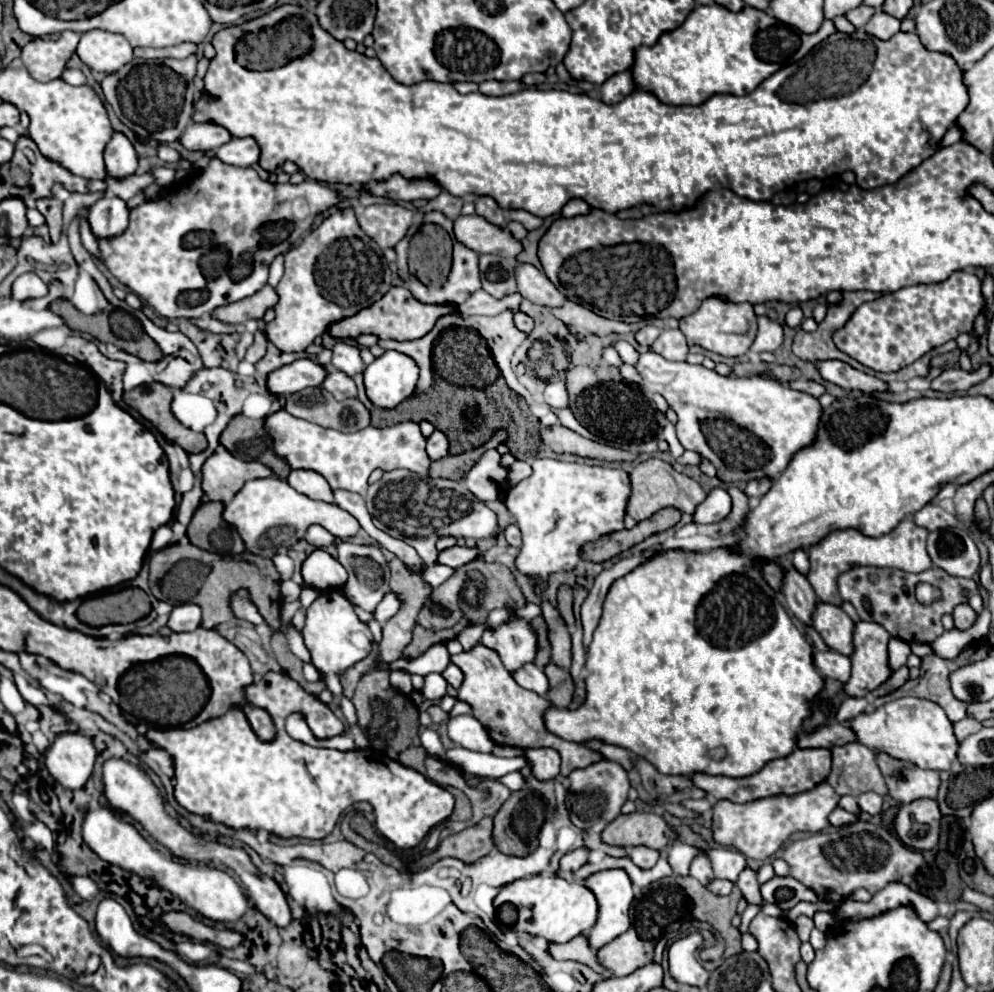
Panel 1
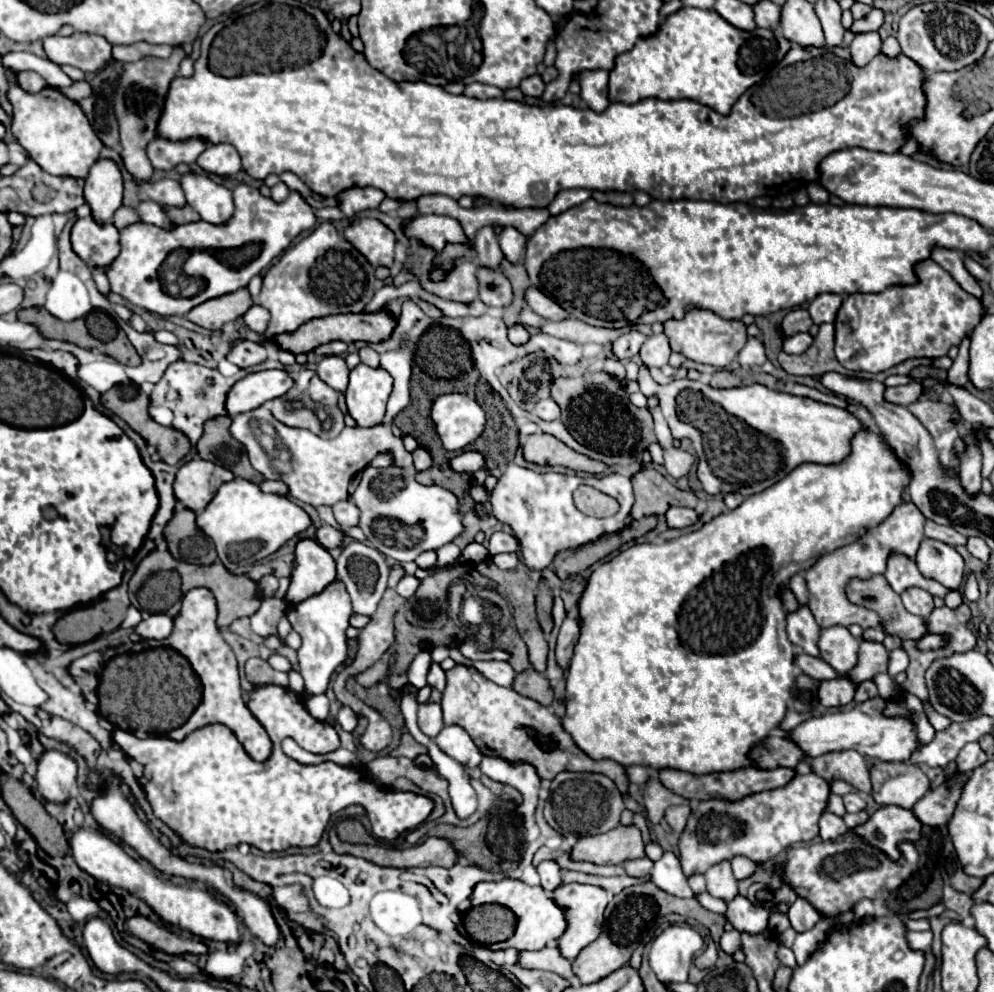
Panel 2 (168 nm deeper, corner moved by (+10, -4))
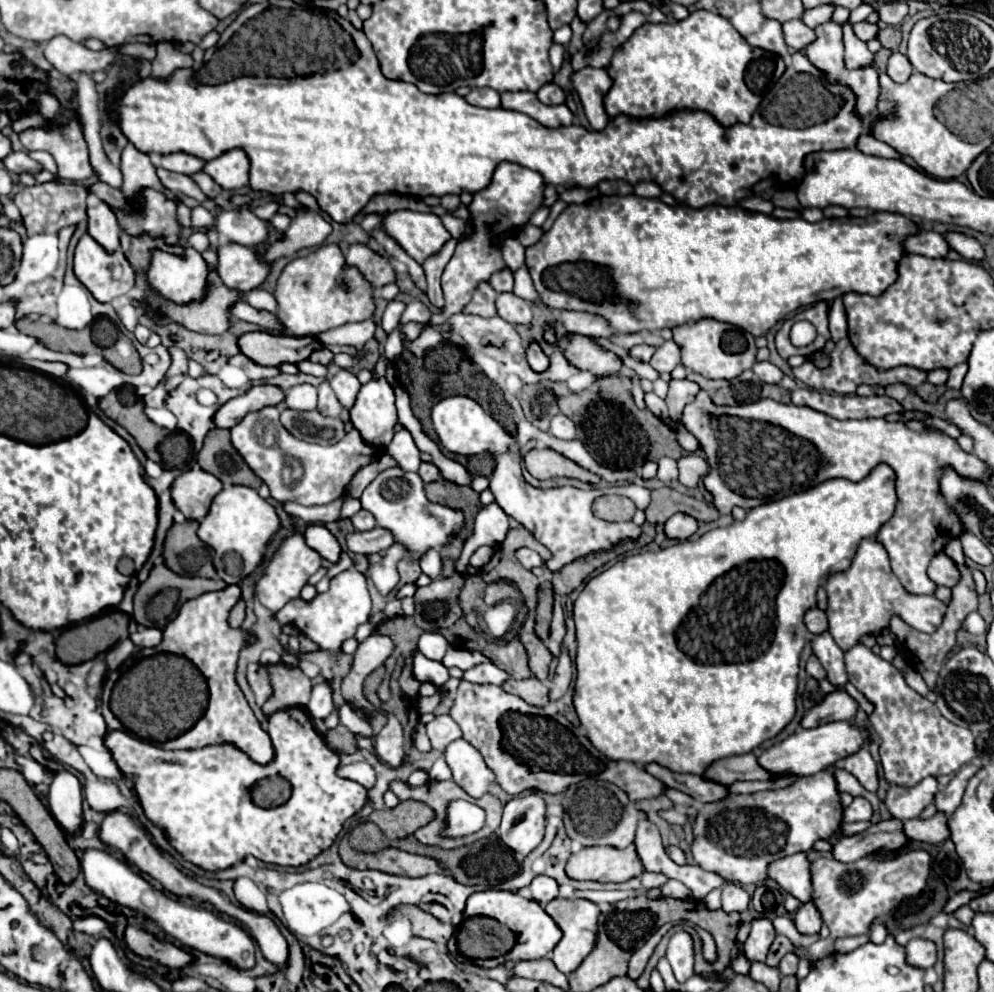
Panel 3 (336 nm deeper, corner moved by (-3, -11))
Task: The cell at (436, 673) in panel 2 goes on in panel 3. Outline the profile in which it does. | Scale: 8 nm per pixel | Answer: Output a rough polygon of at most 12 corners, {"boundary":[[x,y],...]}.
{"boundary":[[413,652],[413,678],[443,686],[449,672],[441,662]]}

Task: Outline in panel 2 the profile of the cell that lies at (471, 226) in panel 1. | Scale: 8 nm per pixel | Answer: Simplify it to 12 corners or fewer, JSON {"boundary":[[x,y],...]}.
{"boundary":[[446,215],[406,221],[406,235],[436,251],[468,243],[462,225]]}

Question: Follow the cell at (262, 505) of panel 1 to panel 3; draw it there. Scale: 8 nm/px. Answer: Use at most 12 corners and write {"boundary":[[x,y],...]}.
{"boundary":[[225,486],[197,536],[225,584],[261,562],[279,518],[257,490]]}

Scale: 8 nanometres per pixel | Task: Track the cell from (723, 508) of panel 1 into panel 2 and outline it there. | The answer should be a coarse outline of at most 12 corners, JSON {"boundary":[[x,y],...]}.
{"boundary":[[670,507],[668,527],[690,527],[700,513],[688,507]]}

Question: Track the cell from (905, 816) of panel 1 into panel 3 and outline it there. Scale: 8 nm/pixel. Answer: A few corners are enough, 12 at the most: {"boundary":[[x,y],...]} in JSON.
{"boundary":[[901,820],[839,838],[837,862],[855,862],[875,850],[899,850],[907,838]]}

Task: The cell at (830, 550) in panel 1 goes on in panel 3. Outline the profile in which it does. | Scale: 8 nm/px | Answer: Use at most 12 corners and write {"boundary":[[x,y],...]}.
{"boundary":[[859,544],[825,584],[841,650],[899,616],[935,632],[947,604],[909,594],[885,548]]}

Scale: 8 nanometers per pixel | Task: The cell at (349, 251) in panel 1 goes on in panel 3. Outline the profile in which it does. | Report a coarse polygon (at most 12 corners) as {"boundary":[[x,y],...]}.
{"boundary":[[335,244],[275,288],[295,336],[373,316],[373,286]]}

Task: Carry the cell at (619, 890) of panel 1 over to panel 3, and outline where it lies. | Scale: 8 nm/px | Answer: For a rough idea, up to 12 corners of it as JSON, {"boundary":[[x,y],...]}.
{"boundary":[[555,898],[543,910],[563,938],[553,964],[571,974],[593,950],[599,908]]}

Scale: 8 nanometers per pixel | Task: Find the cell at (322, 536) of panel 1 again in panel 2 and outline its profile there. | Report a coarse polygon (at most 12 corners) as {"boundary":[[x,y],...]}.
{"boundary":[[322,525],[316,541],[328,551],[340,547],[344,533]]}

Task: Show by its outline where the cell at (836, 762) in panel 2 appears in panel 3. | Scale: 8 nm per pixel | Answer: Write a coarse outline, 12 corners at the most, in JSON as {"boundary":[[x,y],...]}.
{"boundary":[[865,746],[835,766],[851,772],[865,790],[877,792],[877,764]]}

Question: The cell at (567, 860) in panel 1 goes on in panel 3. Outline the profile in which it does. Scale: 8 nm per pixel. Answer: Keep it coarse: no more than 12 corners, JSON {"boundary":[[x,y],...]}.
{"boundary":[[537,876],[529,884],[531,898],[539,906],[557,898],[559,886],[549,876]]}

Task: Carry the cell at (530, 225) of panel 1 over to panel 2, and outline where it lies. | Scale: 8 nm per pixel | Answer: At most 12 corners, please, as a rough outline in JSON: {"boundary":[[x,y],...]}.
{"boundary":[[504,227],[500,249],[508,261],[520,261],[526,235]]}

